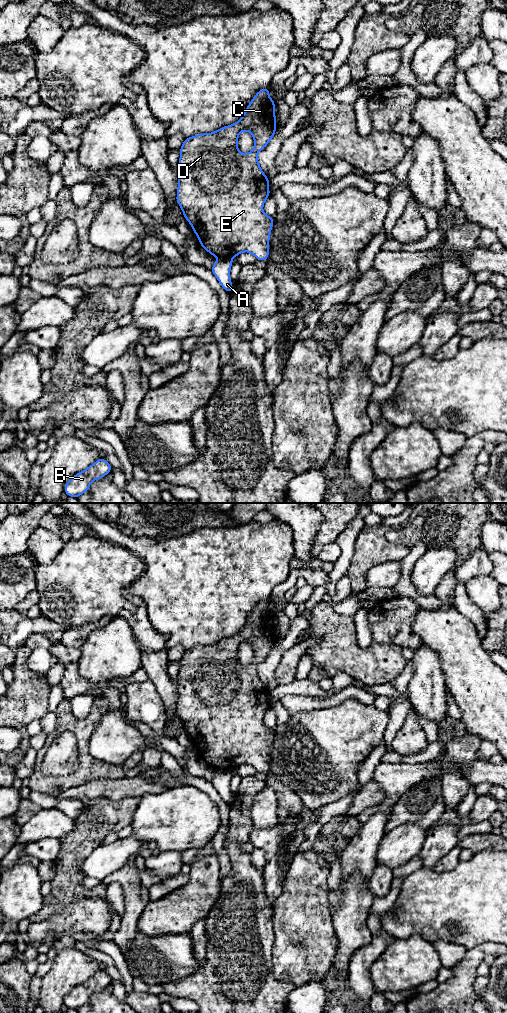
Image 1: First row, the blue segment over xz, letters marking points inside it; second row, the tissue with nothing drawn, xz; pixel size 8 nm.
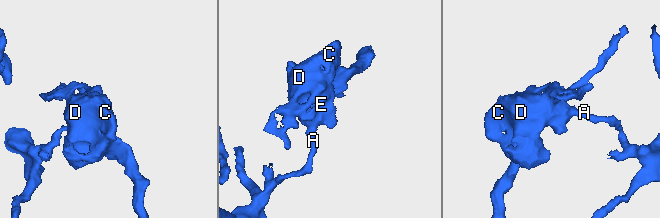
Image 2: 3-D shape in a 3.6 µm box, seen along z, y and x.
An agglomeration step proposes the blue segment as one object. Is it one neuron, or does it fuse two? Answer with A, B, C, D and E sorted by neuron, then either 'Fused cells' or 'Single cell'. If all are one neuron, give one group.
Groups: A B / C D E. Fused cells

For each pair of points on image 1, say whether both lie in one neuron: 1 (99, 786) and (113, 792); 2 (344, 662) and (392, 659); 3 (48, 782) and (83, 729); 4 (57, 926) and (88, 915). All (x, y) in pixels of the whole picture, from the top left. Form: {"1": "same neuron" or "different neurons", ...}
{"1": "same neuron", "2": "same neuron", "3": "same neuron", "4": "same neuron"}

